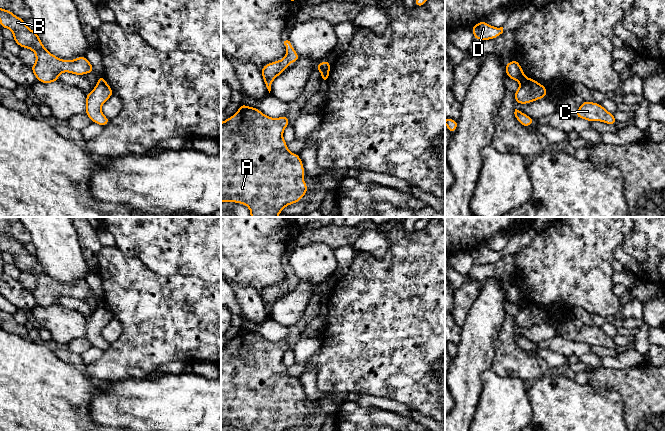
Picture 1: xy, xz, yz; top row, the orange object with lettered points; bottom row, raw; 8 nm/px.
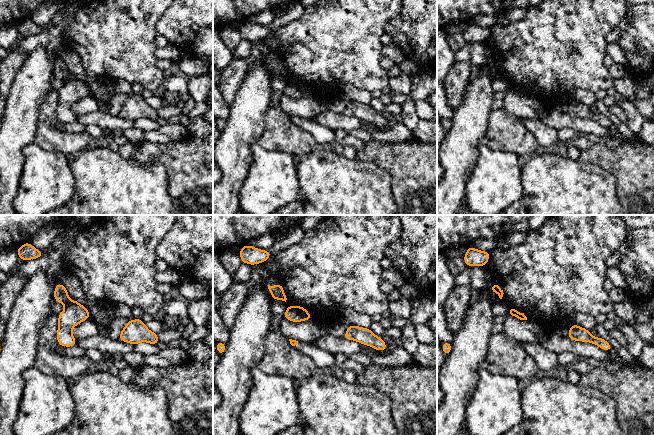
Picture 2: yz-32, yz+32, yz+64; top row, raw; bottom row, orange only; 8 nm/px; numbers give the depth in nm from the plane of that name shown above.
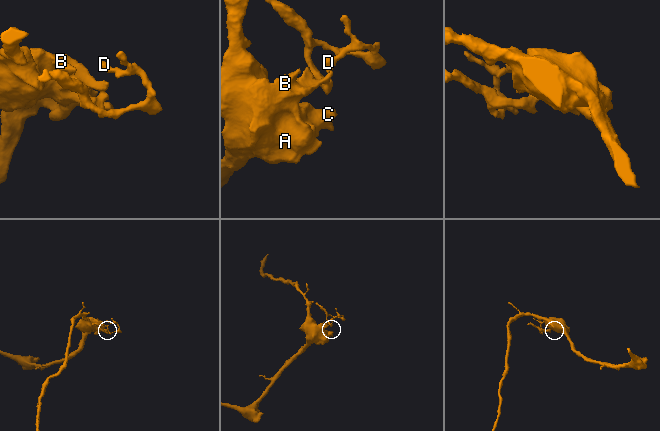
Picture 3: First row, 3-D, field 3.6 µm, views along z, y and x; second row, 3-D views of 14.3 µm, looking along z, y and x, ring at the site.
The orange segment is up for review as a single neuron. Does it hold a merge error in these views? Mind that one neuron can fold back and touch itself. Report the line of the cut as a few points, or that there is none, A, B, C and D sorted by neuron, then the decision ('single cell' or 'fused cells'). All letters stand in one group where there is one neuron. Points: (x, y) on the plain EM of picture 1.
cut in xz along (328, 295), (322, 296); A B C / D; fused cells

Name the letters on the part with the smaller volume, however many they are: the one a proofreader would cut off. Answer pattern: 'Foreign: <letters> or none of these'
Foreign: D

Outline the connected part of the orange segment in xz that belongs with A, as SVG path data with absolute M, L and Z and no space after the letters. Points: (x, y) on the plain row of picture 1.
M240 328L238 335L221 346L221 426L235 426L245 428L247 431L287 431L290 428L299 426L308 416L308 411L304 406L304 390L298 378L292 377L287 372L287 367L283 363L285 352L290 349L288 340L285 339L279 342L271 342L263 338L255 331L249 331Z

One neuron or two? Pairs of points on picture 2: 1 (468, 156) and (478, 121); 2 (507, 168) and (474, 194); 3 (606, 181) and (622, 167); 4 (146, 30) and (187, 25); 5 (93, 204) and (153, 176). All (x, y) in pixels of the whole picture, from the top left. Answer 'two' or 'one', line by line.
1: one
2: one
3: two
4: two
5: one

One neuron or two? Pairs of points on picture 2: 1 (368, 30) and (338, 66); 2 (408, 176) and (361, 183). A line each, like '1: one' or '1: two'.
1: one
2: two

